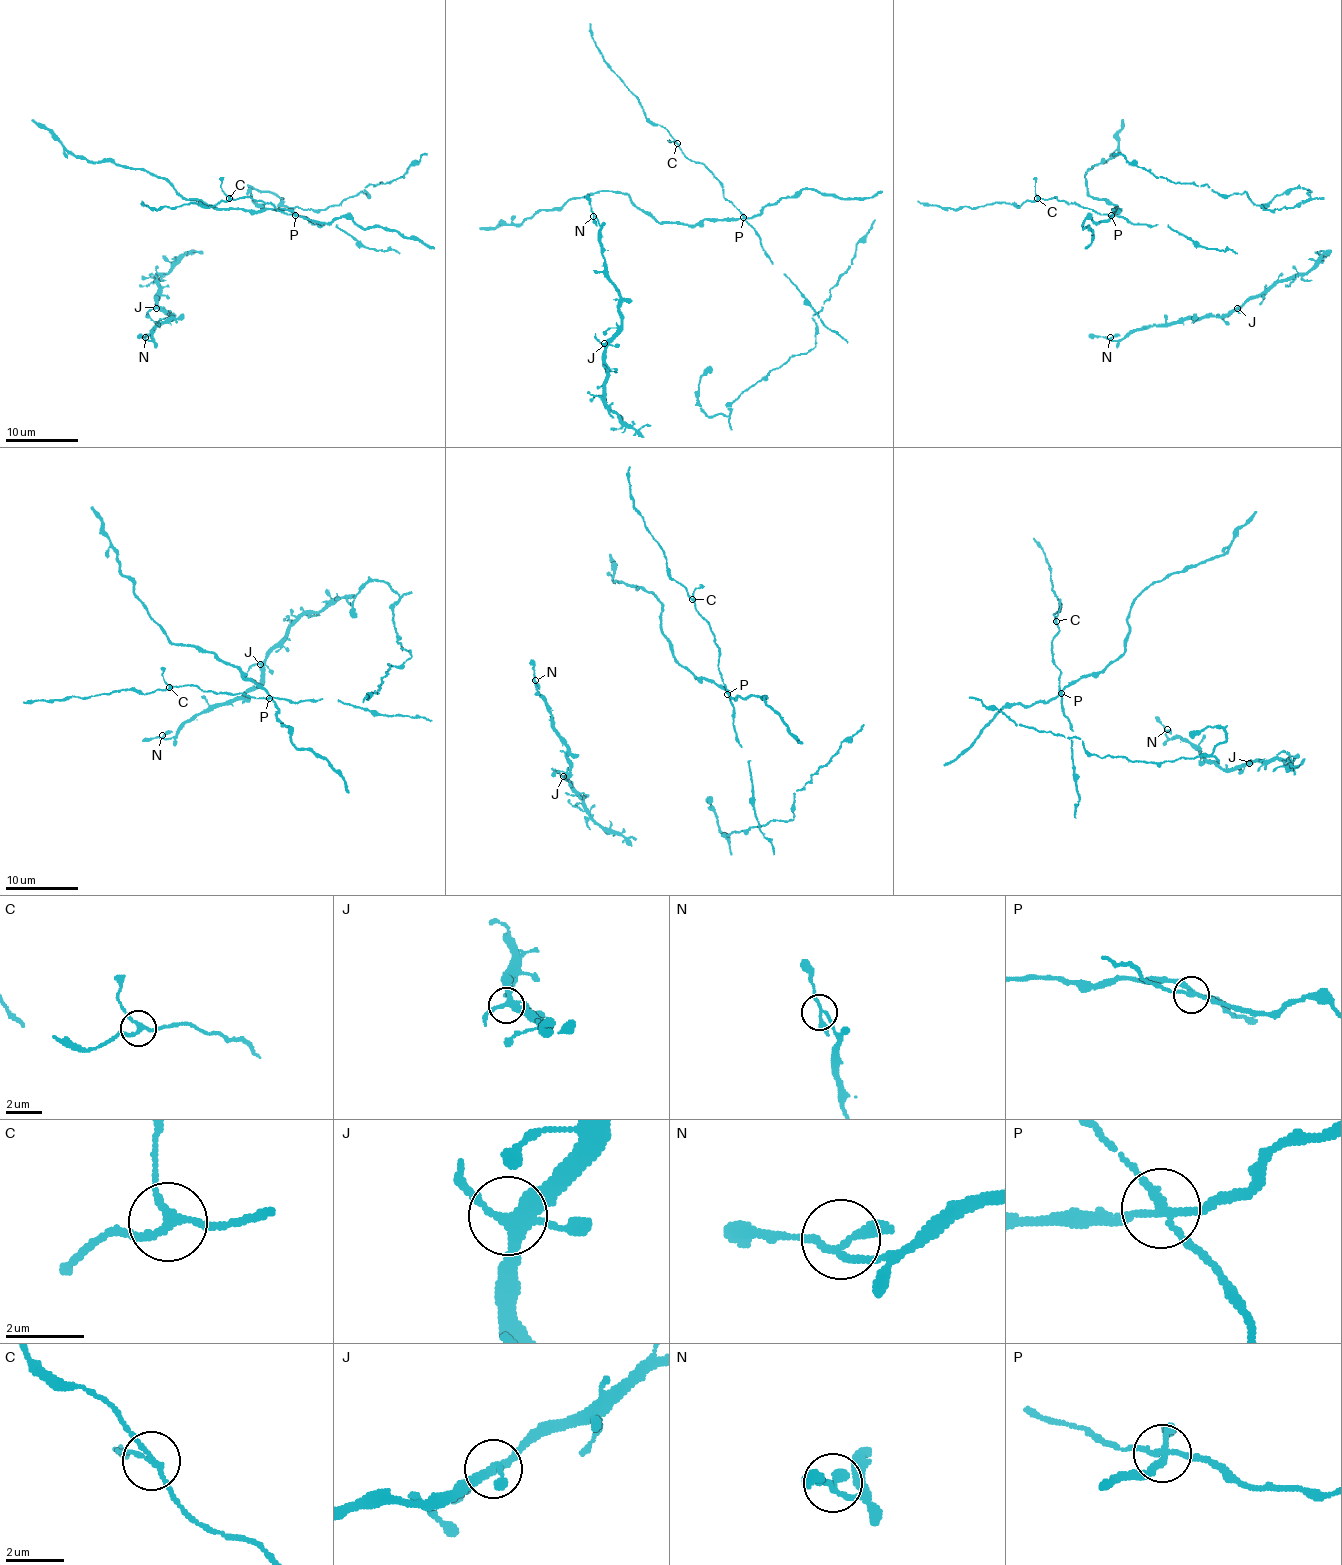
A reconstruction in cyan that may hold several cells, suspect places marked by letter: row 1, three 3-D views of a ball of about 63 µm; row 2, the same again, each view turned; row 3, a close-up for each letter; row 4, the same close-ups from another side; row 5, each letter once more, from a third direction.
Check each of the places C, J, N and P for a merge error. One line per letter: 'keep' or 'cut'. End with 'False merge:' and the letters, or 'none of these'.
C: keep
J: keep
N: keep
P: cut
False merge: P

